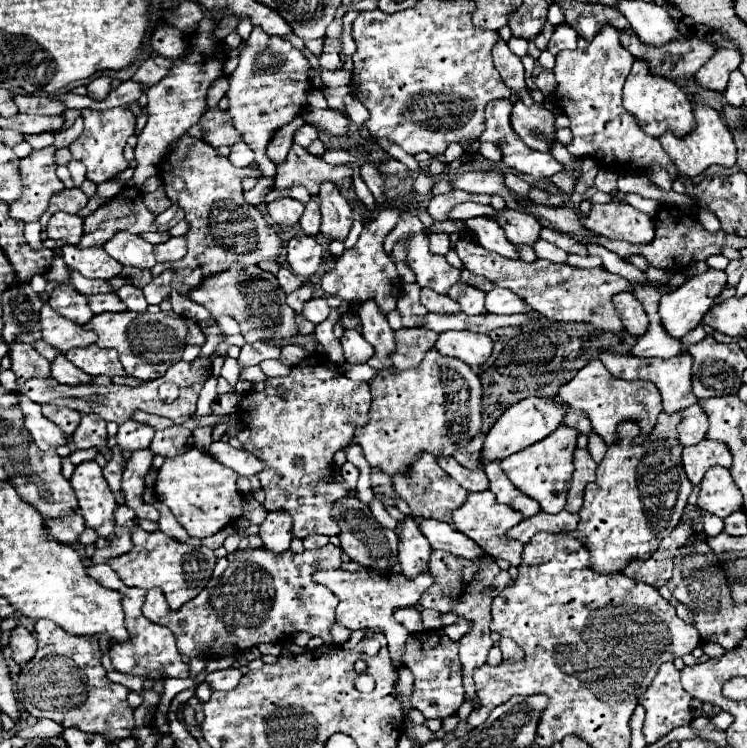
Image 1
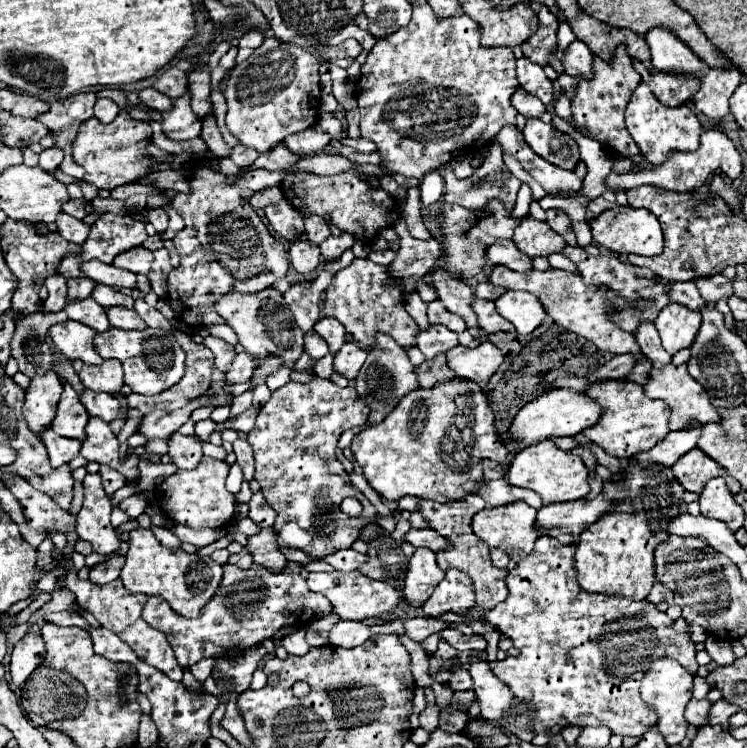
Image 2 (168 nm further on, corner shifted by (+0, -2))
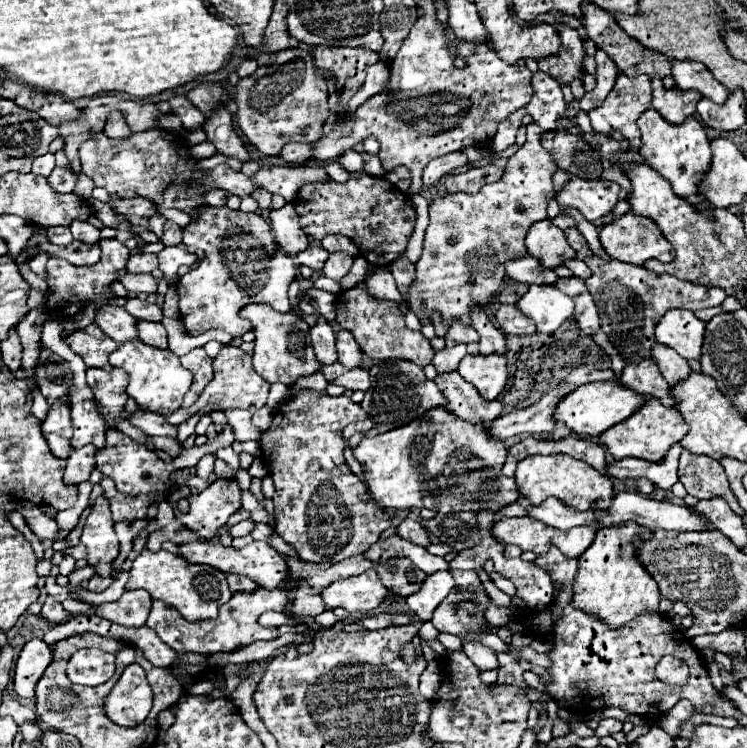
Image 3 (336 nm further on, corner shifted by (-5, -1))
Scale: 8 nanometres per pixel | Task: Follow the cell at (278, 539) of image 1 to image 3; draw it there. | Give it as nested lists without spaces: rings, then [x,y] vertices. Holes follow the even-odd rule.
[[[186,542],[186,544],[178,544],[180,548],[180,556],[186,558],[188,562],[194,562],[194,564],[206,564],[206,566],[212,566],[216,570],[222,570],[222,572],[232,572],[232,574],[242,574],[242,576],[248,576],[252,578],[258,586],[266,588],[266,590],[274,590],[278,588],[284,578],[286,578],[286,560],[282,558],[282,554],[278,554],[270,544],[266,542],[252,542],[240,550],[236,548],[226,548],[222,544],[204,544],[204,542]]]

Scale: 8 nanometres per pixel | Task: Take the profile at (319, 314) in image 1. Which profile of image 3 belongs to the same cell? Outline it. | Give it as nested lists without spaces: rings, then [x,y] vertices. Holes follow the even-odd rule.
[[[348,330],[338,332],[336,348],[338,348],[338,362],[342,362],[342,366],[346,366],[348,370],[362,368],[362,350]]]

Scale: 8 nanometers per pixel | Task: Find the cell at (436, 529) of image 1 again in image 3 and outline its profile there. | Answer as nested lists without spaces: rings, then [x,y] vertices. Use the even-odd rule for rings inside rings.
[[[406,518],[398,528],[396,528],[396,534],[412,544],[418,544],[418,546],[428,546],[430,540],[428,540],[428,532],[414,520]]]

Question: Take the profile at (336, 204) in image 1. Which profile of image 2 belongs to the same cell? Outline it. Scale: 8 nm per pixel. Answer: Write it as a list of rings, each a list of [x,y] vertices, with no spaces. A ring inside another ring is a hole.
[[[341,233],[341,235],[329,235],[329,239],[325,239],[319,247],[321,247],[321,255],[325,257],[325,261],[333,261],[333,259],[339,259],[341,253],[349,247],[353,247],[357,239],[353,239],[353,235],[349,233]]]

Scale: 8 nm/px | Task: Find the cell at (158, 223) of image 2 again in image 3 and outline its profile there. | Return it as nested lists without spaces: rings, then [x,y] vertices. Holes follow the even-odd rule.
[[[168,220],[168,222],[164,224],[162,242],[164,242],[166,246],[176,246],[176,244],[180,244],[180,242],[182,242],[182,228],[180,228],[176,222]]]

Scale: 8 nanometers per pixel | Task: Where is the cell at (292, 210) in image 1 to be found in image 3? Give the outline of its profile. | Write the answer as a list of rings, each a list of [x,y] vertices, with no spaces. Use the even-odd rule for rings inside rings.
[[[288,202],[280,210],[270,212],[270,226],[276,236],[276,244],[290,256],[306,250],[310,246],[310,240],[302,226],[298,224],[298,214],[294,210],[294,204]]]

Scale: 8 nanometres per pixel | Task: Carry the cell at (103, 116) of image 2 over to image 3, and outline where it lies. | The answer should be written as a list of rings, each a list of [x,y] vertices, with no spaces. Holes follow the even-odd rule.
[[[112,112],[108,116],[104,134],[110,136],[110,138],[128,138],[132,134],[132,130],[128,128],[128,124],[126,124],[126,120],[124,120],[124,116],[120,112]]]

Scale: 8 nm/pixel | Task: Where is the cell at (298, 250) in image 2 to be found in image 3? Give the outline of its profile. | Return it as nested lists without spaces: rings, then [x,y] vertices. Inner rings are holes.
[[[314,244],[314,246],[310,246],[308,250],[304,250],[302,254],[298,254],[296,258],[298,258],[298,262],[300,262],[302,266],[308,266],[308,268],[312,268],[314,272],[318,272],[318,270],[322,270],[322,266],[324,266],[324,262],[326,262],[328,256],[330,256],[328,250],[324,250],[320,244]]]

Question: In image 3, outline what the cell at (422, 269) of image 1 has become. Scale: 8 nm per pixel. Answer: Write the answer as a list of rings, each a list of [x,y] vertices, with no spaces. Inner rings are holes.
[[[474,310],[472,312],[472,326],[480,334],[480,354],[490,356],[490,354],[506,354],[506,340],[500,330],[494,328],[494,324],[488,320],[488,314],[484,310]]]

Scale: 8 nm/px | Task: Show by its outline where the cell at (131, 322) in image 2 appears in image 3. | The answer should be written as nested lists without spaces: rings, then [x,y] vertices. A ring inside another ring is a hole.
[[[138,322],[138,332],[140,332],[140,340],[146,342],[148,346],[166,350],[168,348],[168,340],[166,340],[166,330],[162,324],[158,322]]]

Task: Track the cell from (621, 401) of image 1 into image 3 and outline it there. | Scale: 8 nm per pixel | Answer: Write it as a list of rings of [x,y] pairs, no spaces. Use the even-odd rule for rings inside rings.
[[[650,398],[636,414],[630,416],[630,420],[622,422],[620,426],[612,426],[600,436],[600,442],[608,448],[608,452],[614,456],[614,460],[622,458],[642,458],[648,462],[660,462],[666,456],[666,450],[670,446],[678,444],[684,434],[688,434],[688,426],[678,410],[662,406],[658,398]]]

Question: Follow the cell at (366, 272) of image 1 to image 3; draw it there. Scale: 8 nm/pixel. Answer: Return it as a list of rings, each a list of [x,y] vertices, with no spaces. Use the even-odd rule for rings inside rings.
[[[364,284],[346,290],[336,300],[336,322],[340,328],[352,332],[364,354],[376,360],[408,360],[418,366],[428,366],[434,358],[430,342],[422,332],[414,332],[404,324],[404,314],[398,302],[378,302],[366,294]]]

